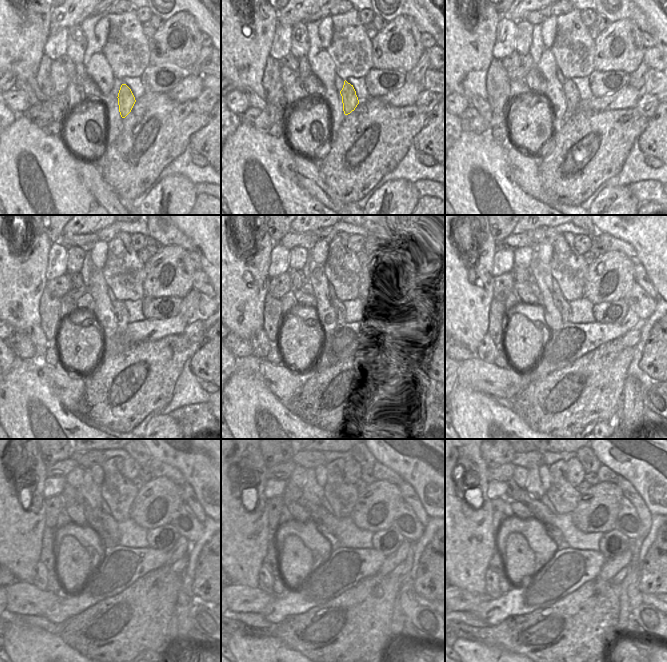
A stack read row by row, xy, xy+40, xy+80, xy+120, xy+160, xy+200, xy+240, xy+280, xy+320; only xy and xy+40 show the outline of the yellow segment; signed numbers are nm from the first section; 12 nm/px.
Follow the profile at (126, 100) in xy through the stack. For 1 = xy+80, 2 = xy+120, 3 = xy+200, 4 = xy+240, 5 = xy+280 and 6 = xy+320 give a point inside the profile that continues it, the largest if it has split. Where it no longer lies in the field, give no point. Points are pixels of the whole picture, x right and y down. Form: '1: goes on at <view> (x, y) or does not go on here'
1: goes on at xy+80 (571, 91)
2: goes on at xy+120 (120, 310)
3: goes on at xy+200 (560, 302)
4: goes on at xy+240 (105, 525)
5: goes on at xy+280 (318, 514)
6: goes on at xy+320 (541, 512)

